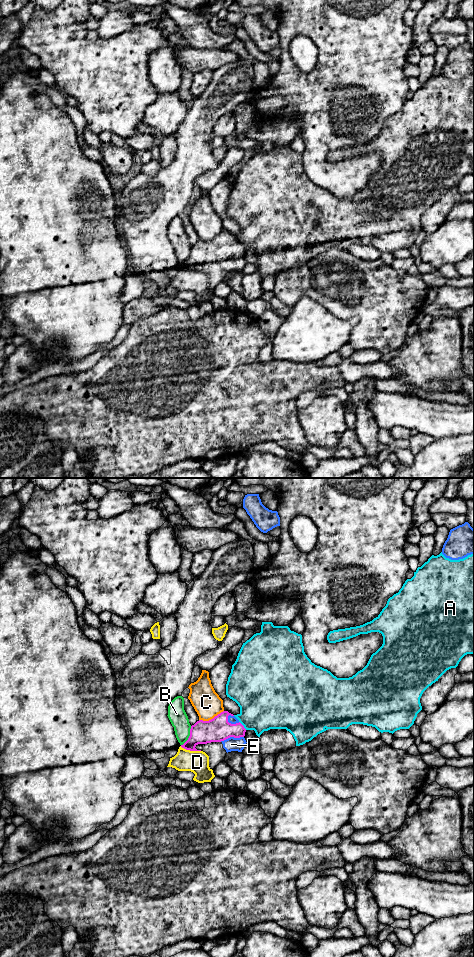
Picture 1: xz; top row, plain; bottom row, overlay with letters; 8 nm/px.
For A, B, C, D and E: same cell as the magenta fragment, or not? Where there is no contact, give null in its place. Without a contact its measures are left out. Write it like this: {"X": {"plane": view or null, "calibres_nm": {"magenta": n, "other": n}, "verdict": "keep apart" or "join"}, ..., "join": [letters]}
{"A": {"plane": "xz", "calibres_nm": {"magenta": 200, "other": 400}, "verdict": "keep apart"}, "B": {"plane": "xz", "calibres_nm": {"magenta": 200, "other": 140}, "verdict": "keep apart"}, "C": {"plane": "xz", "calibres_nm": {"magenta": 200, "other": 220}, "verdict": "keep apart"}, "D": {"plane": "xz", "calibres_nm": {"magenta": 190, "other": 180}, "verdict": "keep apart"}, "E": {"plane": "xz", "calibres_nm": {"magenta": 200, "other": 110}, "verdict": "join"}, "join": ["E"]}

